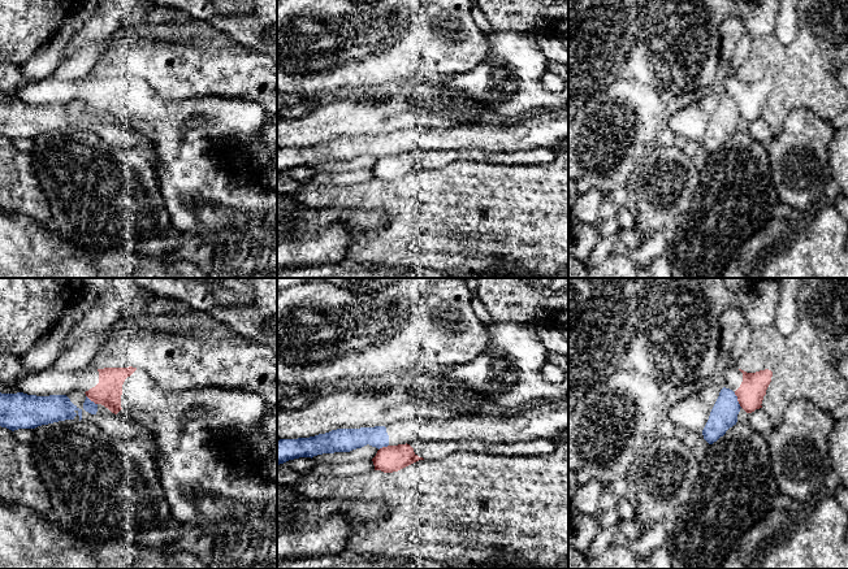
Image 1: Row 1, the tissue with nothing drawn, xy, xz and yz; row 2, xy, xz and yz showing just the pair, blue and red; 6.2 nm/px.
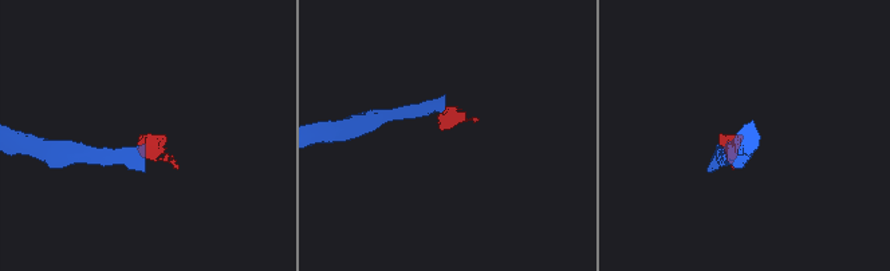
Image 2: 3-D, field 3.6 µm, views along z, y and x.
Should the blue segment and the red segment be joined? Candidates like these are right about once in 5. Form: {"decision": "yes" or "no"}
{"decision": "no"}

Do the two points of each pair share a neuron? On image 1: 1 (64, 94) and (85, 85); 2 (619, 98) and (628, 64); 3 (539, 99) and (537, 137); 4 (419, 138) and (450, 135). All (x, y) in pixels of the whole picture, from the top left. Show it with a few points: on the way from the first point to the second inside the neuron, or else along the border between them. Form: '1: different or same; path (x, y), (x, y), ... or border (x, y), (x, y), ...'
1: same; path (69, 90), (79, 88)
2: different; border (654, 86), (636, 79), (615, 79), (596, 91)
3: different; border (554, 107), (537, 112)
4: same; path (427, 138), (442, 138)

